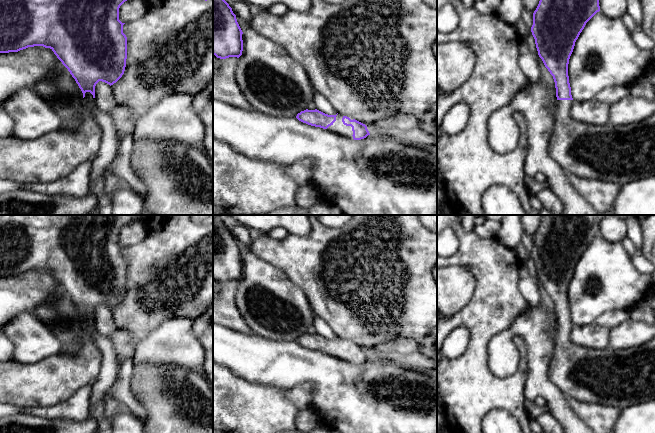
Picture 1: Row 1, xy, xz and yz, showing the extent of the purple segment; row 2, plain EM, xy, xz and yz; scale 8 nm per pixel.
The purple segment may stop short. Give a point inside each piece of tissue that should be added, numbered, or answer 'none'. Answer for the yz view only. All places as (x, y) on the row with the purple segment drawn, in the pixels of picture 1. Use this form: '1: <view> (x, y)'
1: yz (620, 154)

